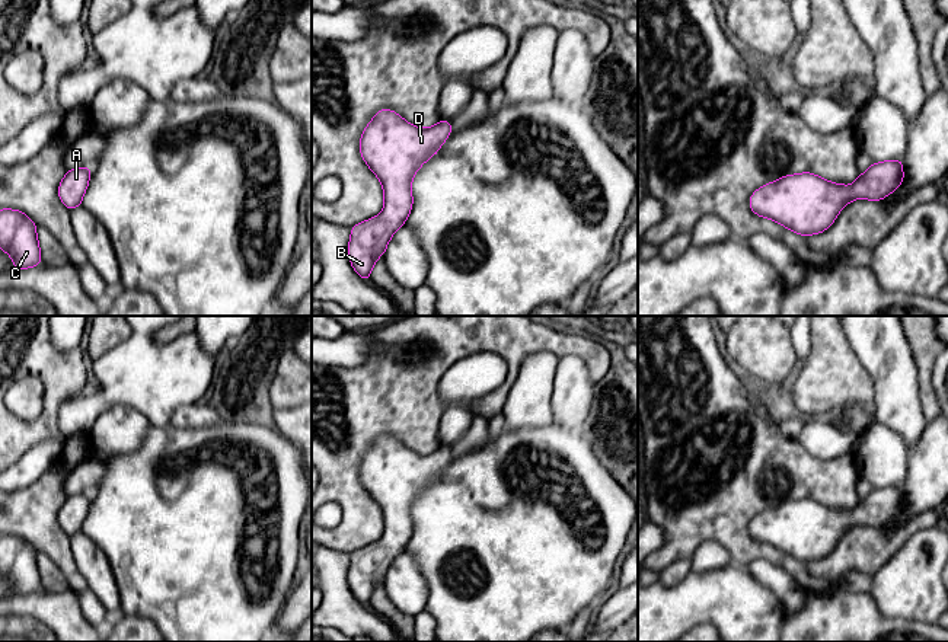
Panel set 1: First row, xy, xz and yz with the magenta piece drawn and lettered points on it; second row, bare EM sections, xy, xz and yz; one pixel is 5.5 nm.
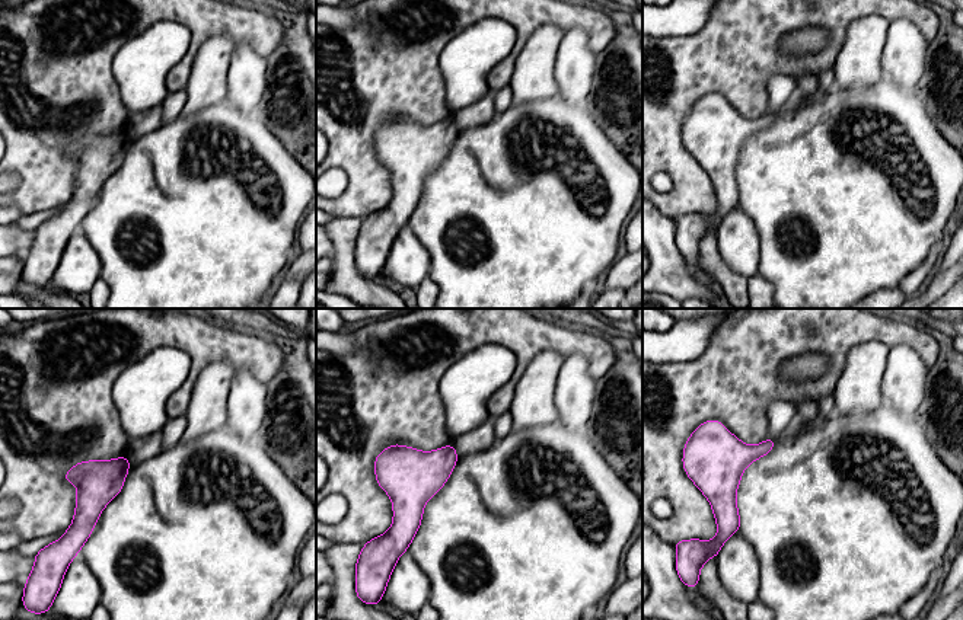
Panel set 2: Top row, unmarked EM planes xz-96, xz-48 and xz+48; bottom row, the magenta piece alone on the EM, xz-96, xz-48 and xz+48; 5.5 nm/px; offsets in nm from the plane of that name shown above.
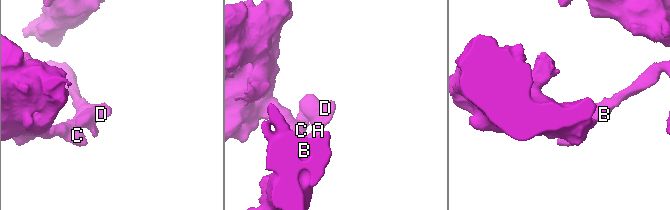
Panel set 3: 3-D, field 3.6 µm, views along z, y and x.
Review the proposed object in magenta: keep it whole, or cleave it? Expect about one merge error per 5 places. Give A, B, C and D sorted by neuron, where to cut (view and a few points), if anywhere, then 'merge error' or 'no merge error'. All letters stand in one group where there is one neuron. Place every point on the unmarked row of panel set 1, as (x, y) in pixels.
groups A B C D; cut none; no merge error

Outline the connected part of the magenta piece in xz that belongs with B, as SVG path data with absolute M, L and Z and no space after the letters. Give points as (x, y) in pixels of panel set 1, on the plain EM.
M380 435L360 463L360 480L383 512L383 537L351 552L348 585L360 604L368 609L376 587L384 581L395 558L411 540L414 501L453 459L449 445L418 454L392 435Z

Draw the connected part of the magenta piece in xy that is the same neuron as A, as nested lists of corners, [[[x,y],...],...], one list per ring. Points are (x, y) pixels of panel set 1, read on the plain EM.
[[[83,492],[70,495],[64,501],[58,512],[58,524],[68,537],[83,530],[83,520],[90,507],[92,494]]]

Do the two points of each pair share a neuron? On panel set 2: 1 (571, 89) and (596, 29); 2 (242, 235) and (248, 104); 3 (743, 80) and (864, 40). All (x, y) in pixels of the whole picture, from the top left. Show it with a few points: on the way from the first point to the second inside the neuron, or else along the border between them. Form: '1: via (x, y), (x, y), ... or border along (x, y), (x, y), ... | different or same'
1: border along (564, 31), (580, 28), (595, 54) | different
2: border along (225, 99), (245, 115), (262, 121) | different
3: border along (857, 18), (848, 26), (844, 44), (832, 67) | different

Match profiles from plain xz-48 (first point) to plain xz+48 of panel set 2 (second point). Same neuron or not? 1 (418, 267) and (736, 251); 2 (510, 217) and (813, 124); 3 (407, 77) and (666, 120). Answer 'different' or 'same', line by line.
1: same
2: same
3: same

